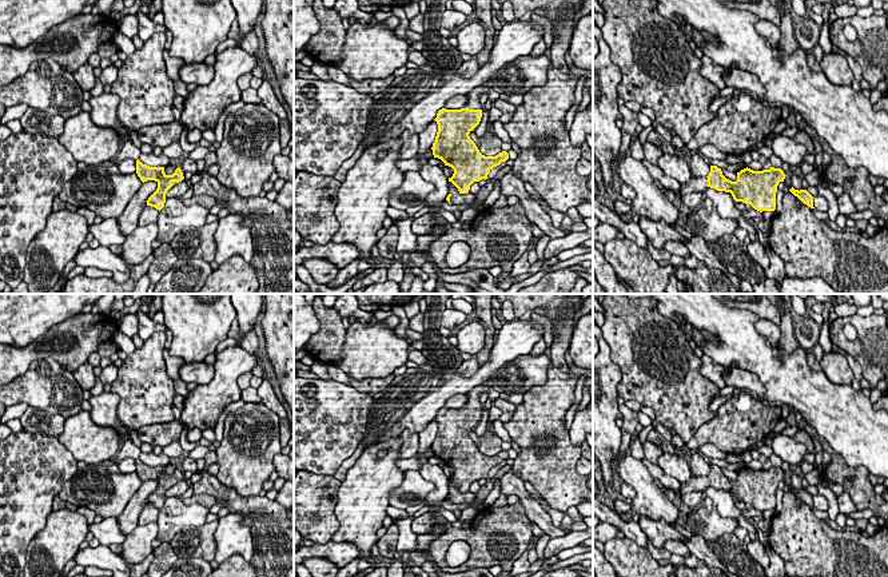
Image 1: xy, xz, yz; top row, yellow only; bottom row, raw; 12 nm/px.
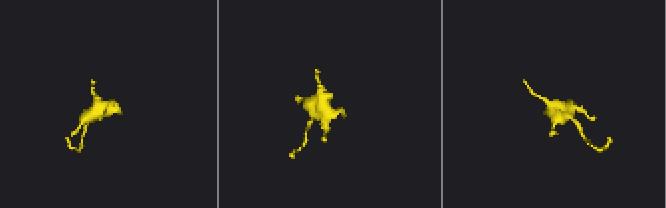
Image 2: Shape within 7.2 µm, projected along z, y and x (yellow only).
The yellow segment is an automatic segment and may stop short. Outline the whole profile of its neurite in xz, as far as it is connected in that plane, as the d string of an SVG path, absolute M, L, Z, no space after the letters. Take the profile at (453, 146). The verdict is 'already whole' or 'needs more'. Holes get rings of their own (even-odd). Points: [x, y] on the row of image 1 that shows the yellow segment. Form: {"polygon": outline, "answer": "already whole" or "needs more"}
{"polygon": "M489 81L473 88L465 95L467 98L466 108L442 108L434 119L438 132L431 147L433 155L454 170L449 182L458 188L459 194L467 194L474 182L486 180L494 167L509 159L506 151L495 156L482 155L469 136L482 118L479 96L489 88Z", "answer": "needs more"}

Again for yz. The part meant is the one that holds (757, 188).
{"polygon": "M710 166L710 172L706 178L692 175L685 184L681 184L681 190L676 195L704 192L710 187L717 191L730 192L736 202L750 204L760 212L774 211L777 186L784 182L785 176L781 168L770 167L769 170L753 171L746 167L737 172L737 180L732 182L722 175L721 168Z", "answer": "needs more"}

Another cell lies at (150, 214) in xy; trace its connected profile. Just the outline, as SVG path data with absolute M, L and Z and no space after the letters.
M146 206L140 214L138 224L146 226L148 223L158 223L158 218L159 218L159 210L151 206Z

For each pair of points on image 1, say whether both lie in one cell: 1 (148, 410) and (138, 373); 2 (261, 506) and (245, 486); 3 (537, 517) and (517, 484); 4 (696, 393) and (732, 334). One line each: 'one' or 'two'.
1: one
2: two
3: one
4: two

